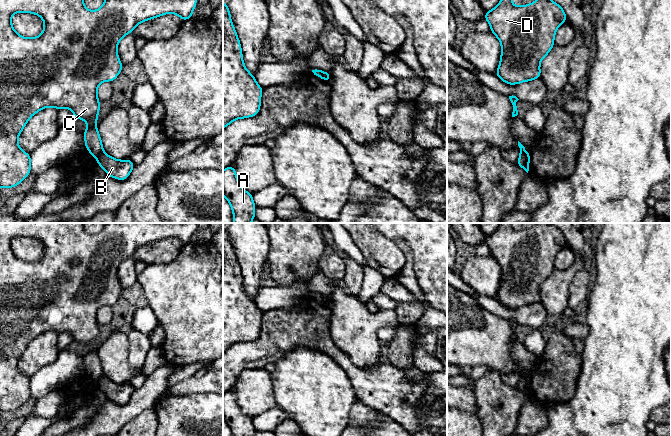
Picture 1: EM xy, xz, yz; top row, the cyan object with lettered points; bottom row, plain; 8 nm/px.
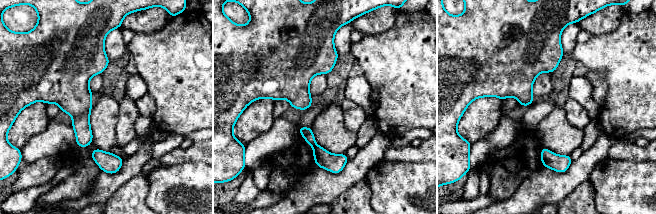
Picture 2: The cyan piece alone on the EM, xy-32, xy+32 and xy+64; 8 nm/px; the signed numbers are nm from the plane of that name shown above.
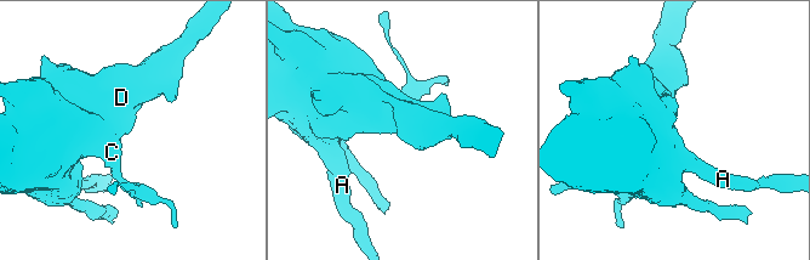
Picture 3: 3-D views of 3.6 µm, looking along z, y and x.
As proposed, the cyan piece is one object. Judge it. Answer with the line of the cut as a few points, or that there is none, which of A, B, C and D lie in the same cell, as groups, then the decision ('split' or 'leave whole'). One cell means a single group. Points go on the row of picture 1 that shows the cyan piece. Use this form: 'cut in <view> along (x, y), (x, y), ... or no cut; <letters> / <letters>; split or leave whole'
cut in xy along (103, 151), (96, 157); A C D / B; split

